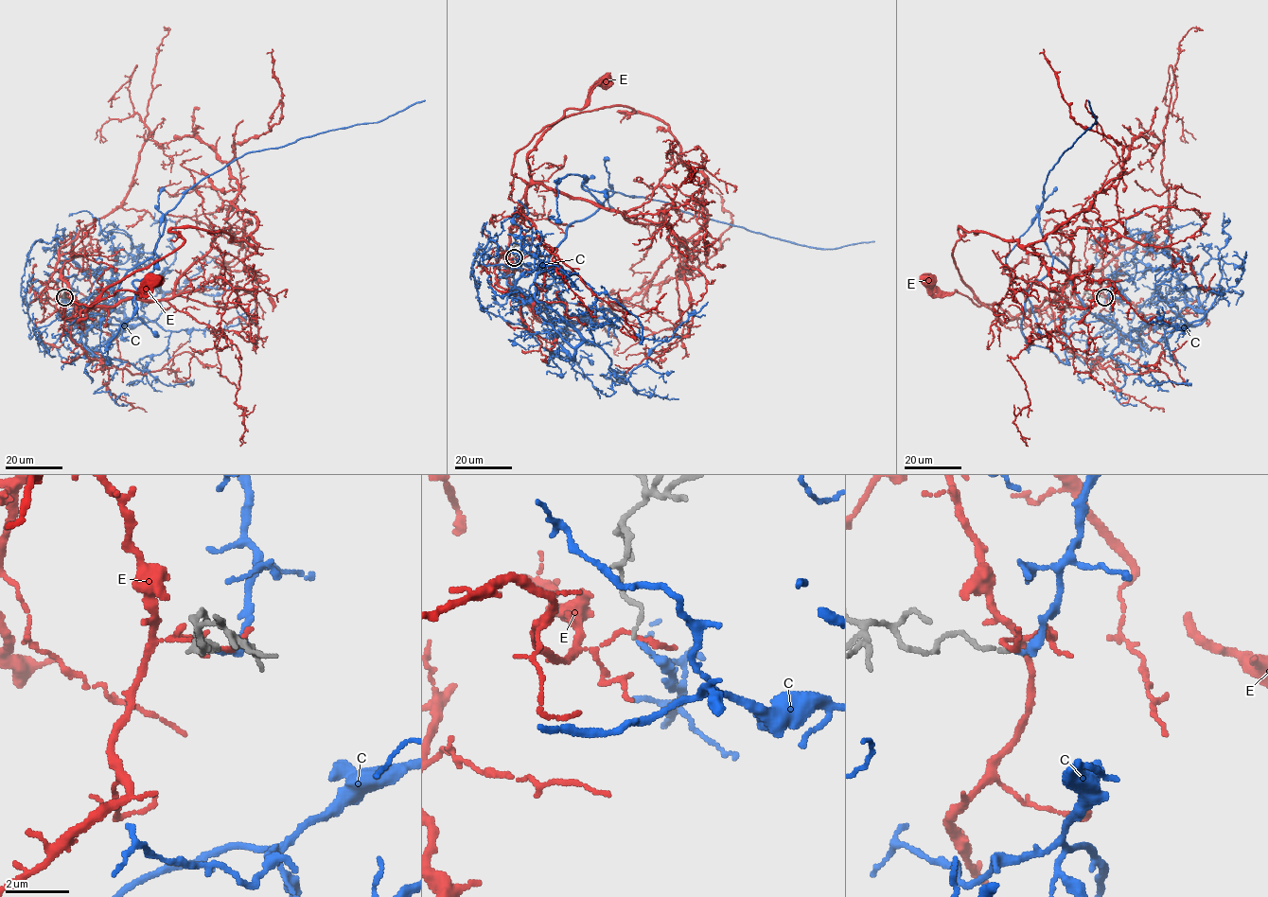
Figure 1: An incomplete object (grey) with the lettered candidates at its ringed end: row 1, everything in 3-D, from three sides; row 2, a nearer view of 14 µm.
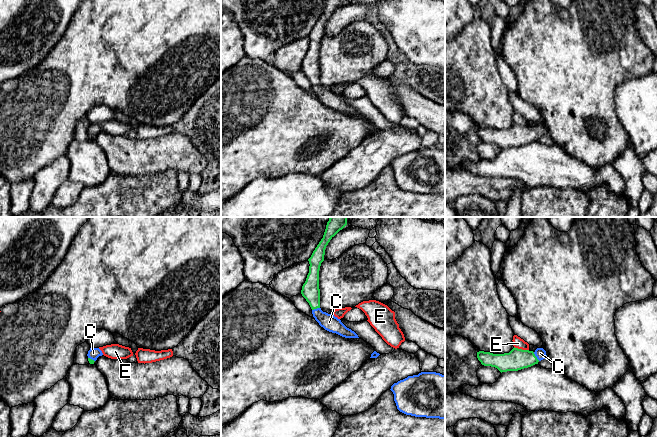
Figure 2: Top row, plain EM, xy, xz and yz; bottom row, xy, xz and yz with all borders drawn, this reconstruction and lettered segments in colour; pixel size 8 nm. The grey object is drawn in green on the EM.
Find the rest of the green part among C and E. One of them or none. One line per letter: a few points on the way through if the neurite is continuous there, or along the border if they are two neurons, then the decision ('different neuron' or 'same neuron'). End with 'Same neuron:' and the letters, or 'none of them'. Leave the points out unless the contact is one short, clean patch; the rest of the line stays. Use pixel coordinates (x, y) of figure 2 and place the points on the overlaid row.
C: runs through yz (517, 359), (535, 356), (540, 353); same neuron
E: border along yz (514, 346), (528, 350); different neuron
Same neuron: C

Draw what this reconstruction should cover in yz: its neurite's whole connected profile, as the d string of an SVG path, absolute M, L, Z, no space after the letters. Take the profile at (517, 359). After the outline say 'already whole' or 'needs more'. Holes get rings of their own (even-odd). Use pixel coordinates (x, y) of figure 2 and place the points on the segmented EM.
M514 347L509 353L504 354L479 351L477 352L477 358L482 365L495 367L502 373L531 367L546 359L547 355L543 348L537 348L533 352Z | needs more

